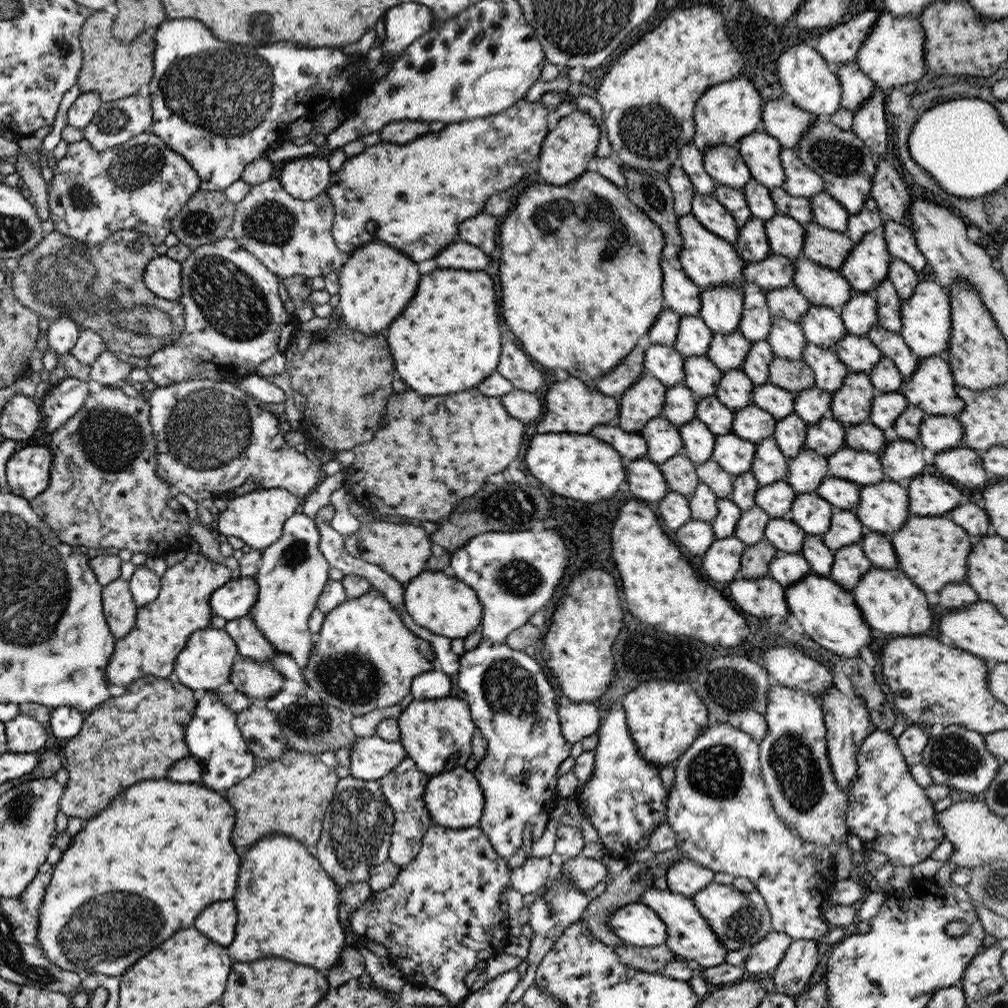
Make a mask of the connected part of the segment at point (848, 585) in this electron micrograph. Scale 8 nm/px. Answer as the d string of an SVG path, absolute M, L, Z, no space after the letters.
M860 543L847 544L833 552L828 578L846 591L851 591L857 580L871 567L872 564L865 558Z

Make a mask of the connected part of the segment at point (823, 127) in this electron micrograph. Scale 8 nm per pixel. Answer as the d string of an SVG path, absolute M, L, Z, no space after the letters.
M815 115L807 134L799 140L795 155L805 166L823 179L823 191L845 208L848 215L857 214L870 198L871 182L875 174L872 154L852 130L841 130L825 116Z

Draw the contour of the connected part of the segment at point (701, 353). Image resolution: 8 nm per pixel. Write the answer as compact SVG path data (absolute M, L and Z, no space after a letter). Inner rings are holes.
M679 316L673 348L683 358L706 357L711 334L699 316Z

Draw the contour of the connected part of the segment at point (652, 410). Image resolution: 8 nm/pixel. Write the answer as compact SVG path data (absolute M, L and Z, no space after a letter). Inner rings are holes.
M642 373L617 396L619 412L617 427L629 433L639 433L641 428L655 416L661 415L667 387L659 379Z

